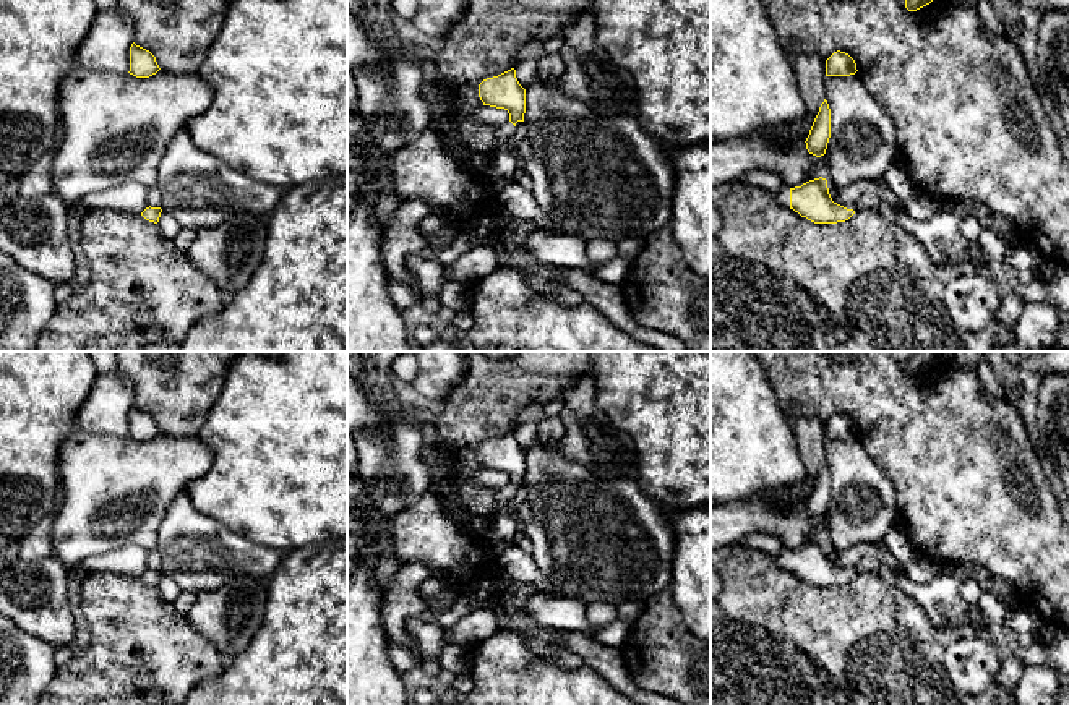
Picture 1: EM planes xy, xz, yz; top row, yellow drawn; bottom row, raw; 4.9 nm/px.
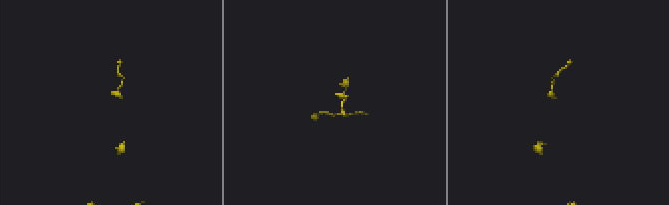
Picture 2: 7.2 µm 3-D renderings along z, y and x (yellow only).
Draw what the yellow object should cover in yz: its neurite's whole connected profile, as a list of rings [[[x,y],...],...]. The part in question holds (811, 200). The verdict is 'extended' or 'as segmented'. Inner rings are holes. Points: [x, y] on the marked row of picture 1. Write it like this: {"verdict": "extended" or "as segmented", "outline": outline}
{"verdict": "extended", "outline": [[[819,177],[801,186],[782,186],[774,193],[779,204],[798,212],[814,224],[837,224],[848,220],[855,211],[832,201],[827,180]]]}

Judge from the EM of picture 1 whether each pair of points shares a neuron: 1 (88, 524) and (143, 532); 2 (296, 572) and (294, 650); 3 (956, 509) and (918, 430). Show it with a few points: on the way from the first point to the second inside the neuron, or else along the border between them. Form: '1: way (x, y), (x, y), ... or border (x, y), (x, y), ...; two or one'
1: way (101, 530), (130, 530); one
2: way (296, 592), (296, 631); one
3: way (956, 490), (956, 467), (938, 449); one

